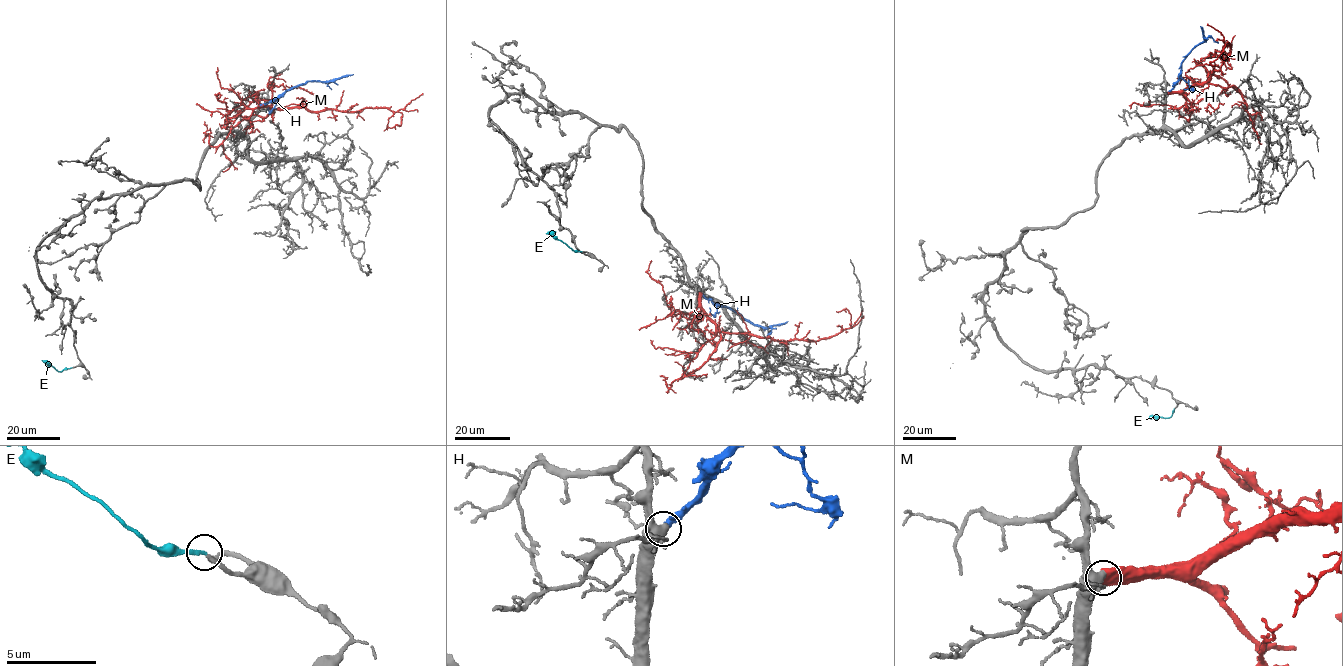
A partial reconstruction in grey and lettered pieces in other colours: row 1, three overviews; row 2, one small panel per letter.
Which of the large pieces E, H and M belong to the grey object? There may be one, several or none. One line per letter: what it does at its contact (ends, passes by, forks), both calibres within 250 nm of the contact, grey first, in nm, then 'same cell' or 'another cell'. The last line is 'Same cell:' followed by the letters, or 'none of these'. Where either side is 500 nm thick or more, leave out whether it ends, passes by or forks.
E: it ends | 200/170 nm | same cell
H: 700/420 nm | another cell
M: 700/700 nm | same cell
Same cell: E, M

